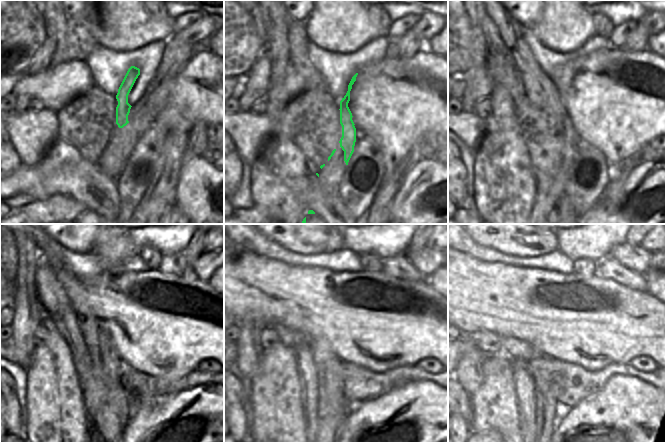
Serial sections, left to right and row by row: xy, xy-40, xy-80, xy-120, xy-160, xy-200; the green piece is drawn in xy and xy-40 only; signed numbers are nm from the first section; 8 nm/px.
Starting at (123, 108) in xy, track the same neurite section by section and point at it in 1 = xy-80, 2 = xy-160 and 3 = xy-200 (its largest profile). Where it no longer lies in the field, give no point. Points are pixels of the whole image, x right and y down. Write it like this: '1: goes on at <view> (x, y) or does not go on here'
1: goes on at xy-80 (568, 151)
2: goes on at xy-160 (333, 393)
3: goes on at xy-200 (546, 398)

